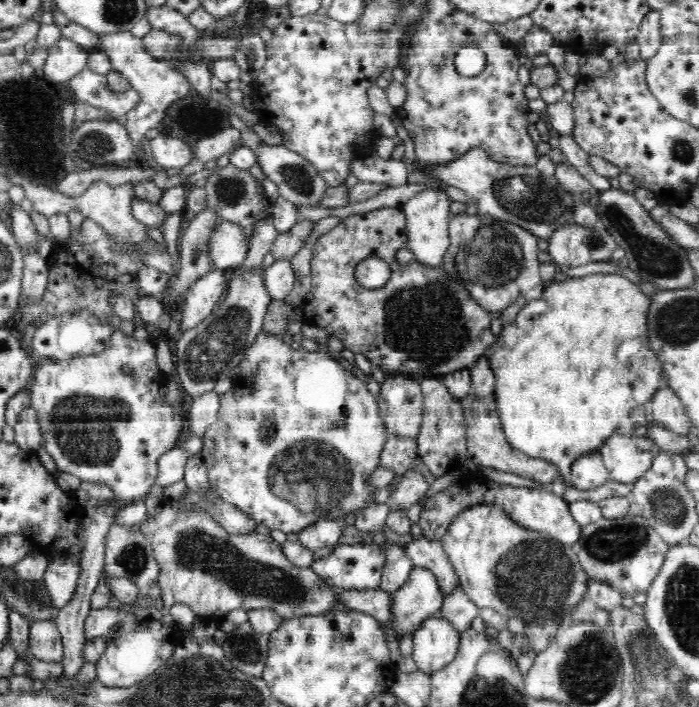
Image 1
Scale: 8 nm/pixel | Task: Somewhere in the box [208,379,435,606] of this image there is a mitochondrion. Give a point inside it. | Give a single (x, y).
(308, 478)

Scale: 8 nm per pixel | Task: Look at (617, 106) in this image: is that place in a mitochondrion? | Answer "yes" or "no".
no

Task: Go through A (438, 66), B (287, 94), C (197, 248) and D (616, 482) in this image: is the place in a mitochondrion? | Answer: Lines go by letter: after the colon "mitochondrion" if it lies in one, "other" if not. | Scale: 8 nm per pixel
A: mitochondrion
B: other
C: mitochondrion
D: other

